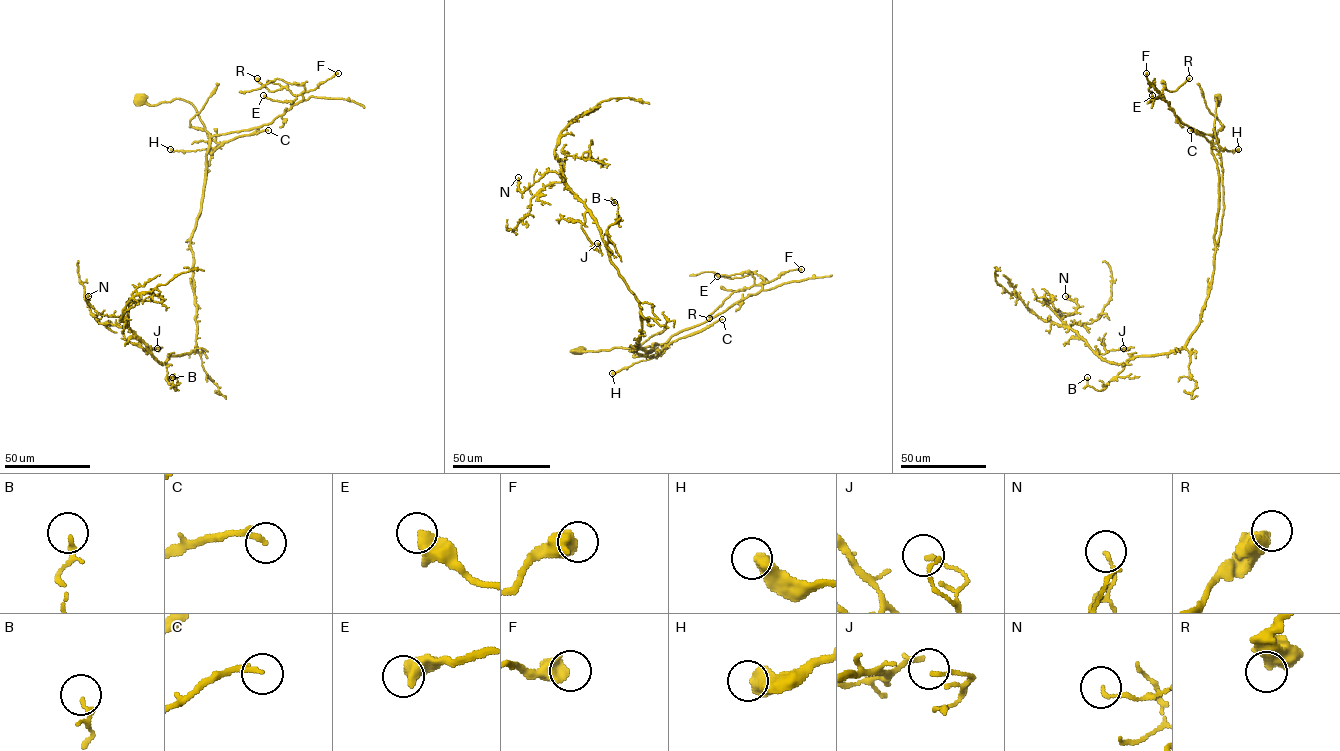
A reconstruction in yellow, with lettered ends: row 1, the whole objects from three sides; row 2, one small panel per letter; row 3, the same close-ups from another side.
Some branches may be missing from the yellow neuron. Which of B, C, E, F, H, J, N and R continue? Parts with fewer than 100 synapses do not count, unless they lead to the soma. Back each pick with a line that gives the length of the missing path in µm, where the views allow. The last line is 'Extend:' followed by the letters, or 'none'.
Extend: none

